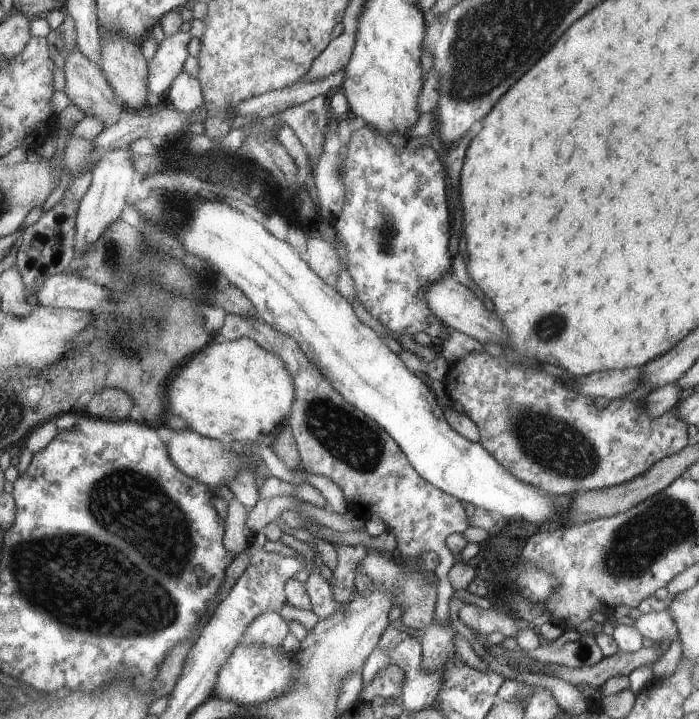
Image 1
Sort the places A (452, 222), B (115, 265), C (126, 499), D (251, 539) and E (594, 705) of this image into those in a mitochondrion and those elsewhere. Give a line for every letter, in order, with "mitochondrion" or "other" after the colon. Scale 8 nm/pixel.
A: other
B: mitochondrion
C: mitochondrion
D: other
E: other

